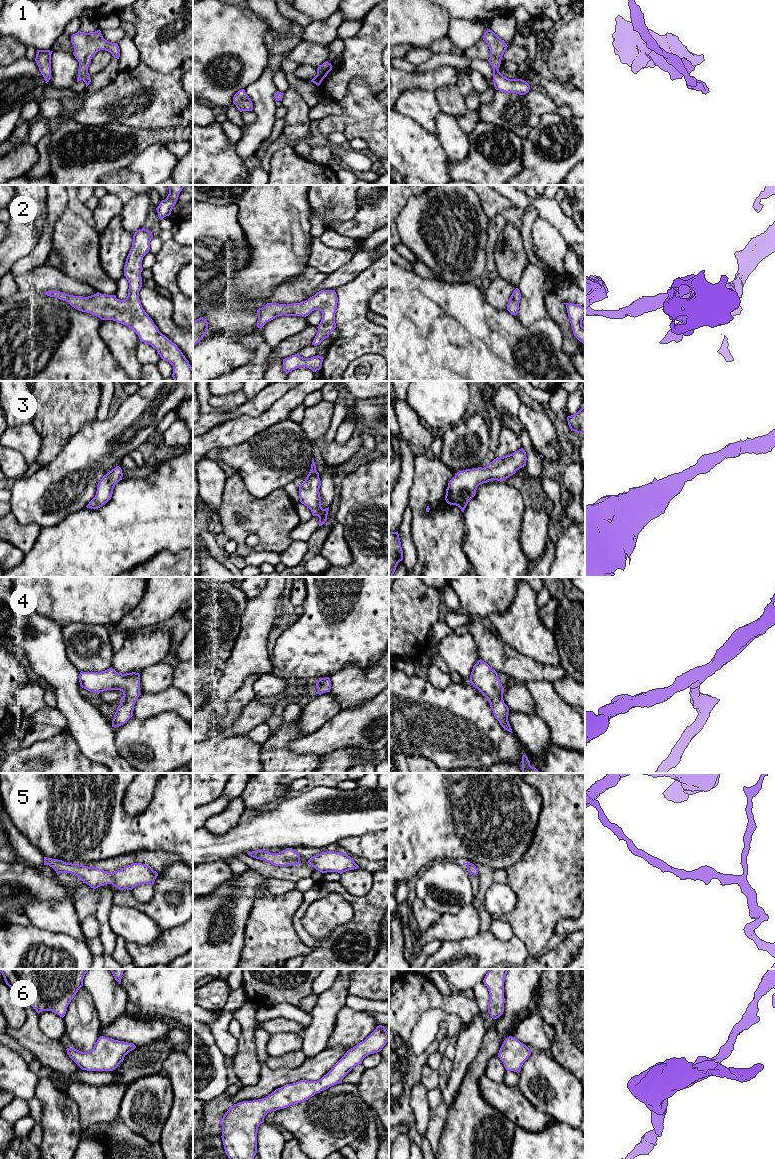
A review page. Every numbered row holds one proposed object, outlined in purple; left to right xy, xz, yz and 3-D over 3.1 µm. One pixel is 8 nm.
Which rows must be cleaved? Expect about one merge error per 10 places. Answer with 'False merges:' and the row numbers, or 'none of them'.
False merges: none of them

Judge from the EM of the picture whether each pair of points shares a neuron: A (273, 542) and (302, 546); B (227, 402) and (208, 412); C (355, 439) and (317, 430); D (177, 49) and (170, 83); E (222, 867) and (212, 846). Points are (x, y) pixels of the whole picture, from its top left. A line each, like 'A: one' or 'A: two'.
A: two
B: two
C: one
D: two
E: two

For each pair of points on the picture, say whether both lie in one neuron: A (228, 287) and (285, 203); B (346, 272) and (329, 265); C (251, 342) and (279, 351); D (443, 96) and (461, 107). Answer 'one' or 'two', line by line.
A: one
B: two
C: two
D: one

